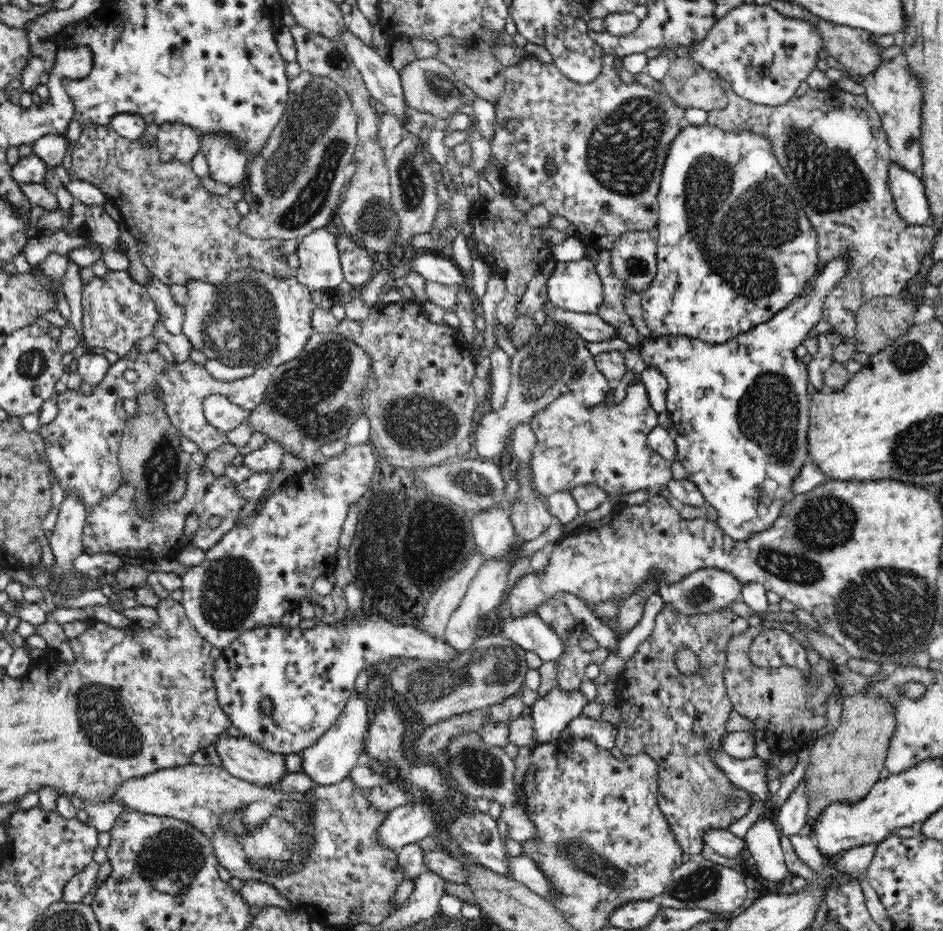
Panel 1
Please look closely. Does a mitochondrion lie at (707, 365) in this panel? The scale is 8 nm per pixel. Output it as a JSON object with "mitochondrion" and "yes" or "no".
{"mitochondrion":"no"}

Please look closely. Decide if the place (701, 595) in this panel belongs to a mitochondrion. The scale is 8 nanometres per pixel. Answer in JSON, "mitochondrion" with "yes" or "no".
{"mitochondrion":"yes"}

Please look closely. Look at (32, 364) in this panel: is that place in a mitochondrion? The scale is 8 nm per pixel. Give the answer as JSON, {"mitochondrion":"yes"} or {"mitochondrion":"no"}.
{"mitochondrion":"yes"}

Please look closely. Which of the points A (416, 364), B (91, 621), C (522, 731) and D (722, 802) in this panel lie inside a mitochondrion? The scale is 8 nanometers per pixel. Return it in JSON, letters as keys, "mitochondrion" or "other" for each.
{"A":"other","B":"other","C":"other","D":"mitochondrion"}

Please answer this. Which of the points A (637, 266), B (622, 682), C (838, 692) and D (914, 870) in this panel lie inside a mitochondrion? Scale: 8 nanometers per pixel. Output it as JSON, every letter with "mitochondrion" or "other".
{"A":"mitochondrion","B":"other","C":"other","D":"other"}

